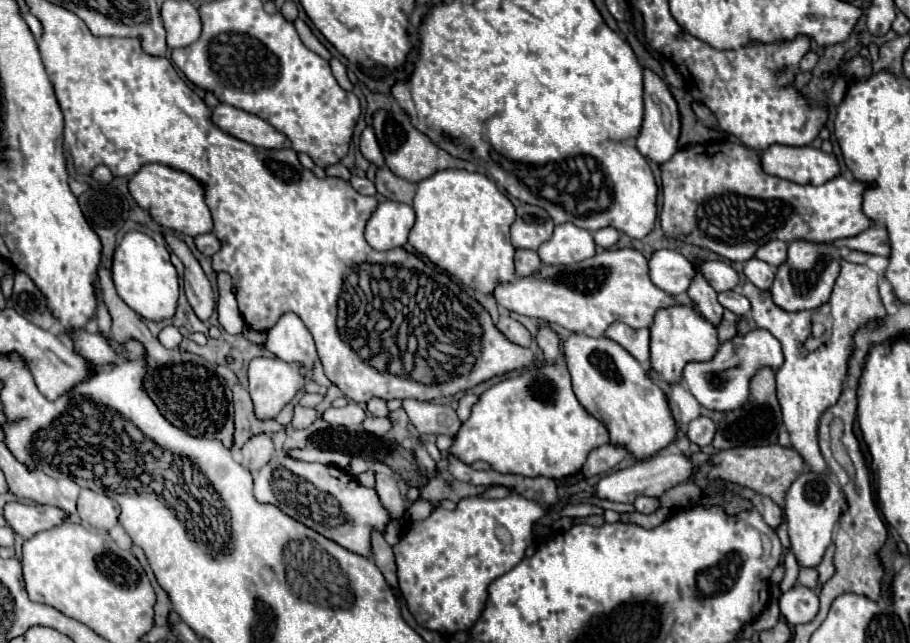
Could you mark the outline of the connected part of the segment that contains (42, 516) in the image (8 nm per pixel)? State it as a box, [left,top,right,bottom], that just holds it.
[4,503,68,539]

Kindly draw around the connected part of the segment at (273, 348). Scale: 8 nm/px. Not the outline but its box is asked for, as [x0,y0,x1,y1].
[264,313,318,373]

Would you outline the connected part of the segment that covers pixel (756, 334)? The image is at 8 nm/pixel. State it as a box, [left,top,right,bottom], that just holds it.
[684,329,784,411]

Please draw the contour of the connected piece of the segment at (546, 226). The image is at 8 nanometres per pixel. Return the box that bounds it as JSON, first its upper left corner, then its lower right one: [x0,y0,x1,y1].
[510,203,554,251]

